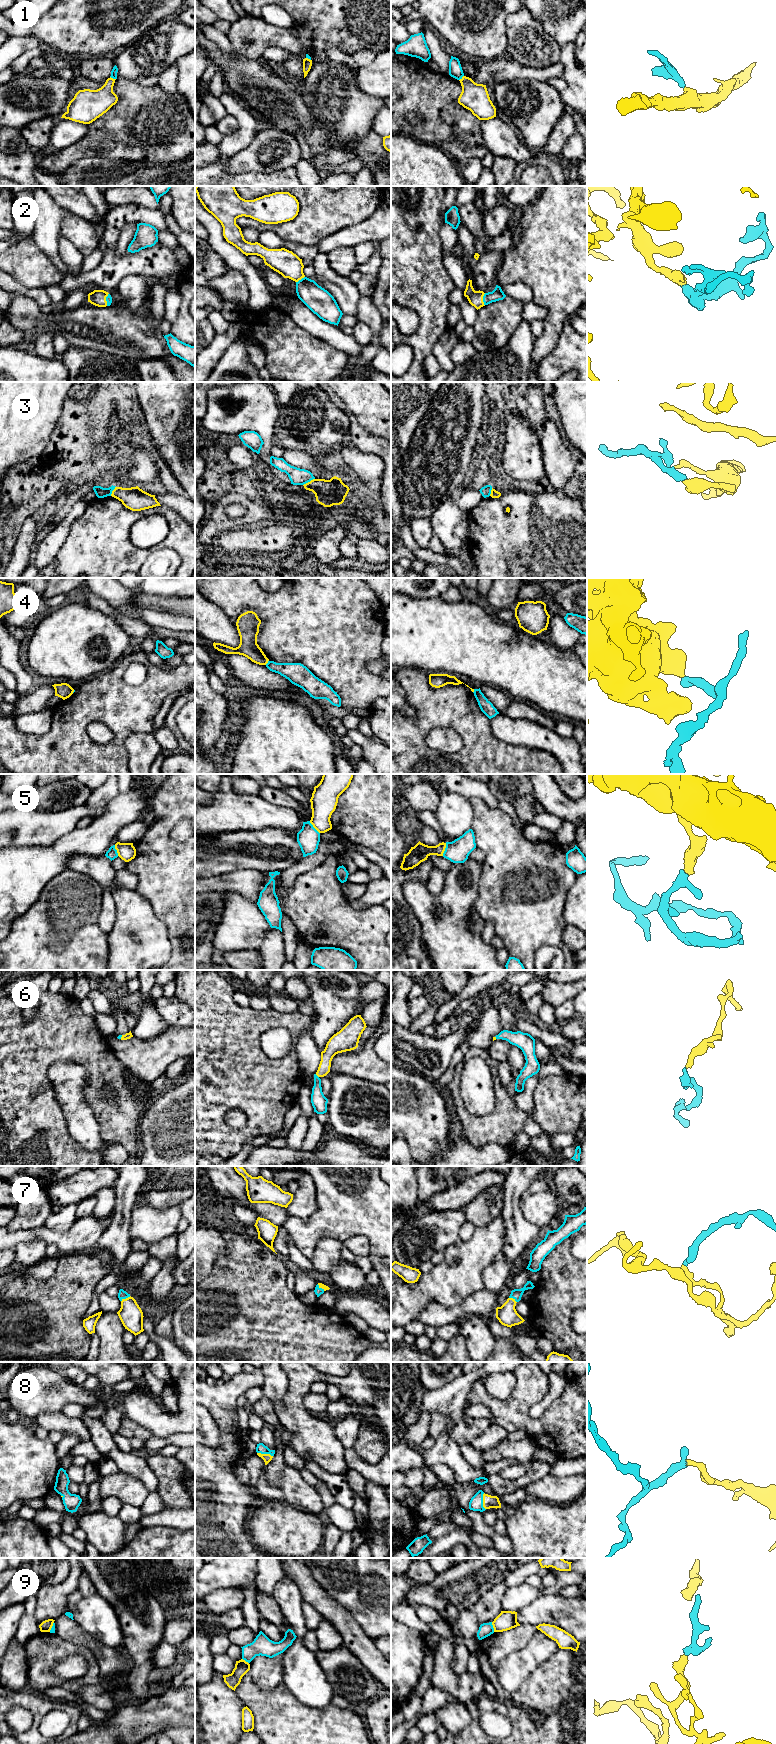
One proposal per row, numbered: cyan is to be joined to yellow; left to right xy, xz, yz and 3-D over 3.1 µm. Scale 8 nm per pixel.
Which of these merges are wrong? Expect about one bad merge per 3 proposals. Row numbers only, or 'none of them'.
1, 3, 4, 5, 9

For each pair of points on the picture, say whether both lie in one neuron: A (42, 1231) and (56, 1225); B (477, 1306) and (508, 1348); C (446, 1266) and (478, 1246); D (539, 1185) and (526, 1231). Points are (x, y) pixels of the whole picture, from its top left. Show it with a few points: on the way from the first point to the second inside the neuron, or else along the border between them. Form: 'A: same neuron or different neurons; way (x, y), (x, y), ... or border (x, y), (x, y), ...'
A: different neurons; border (44, 1225), (55, 1231), (65, 1231), (71, 1227)
B: different neurons; border (495, 1336), (509, 1338), (520, 1350)
C: same neuron; way (454, 1266), (458, 1266), (470, 1254)
D: different neurons; border (520, 1199), (519, 1206), (522, 1216), (541, 1228)

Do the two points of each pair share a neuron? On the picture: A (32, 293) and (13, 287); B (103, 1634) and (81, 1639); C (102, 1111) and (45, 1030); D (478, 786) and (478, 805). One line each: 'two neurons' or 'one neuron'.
A: one neuron
B: two neurons
C: one neuron
D: two neurons

